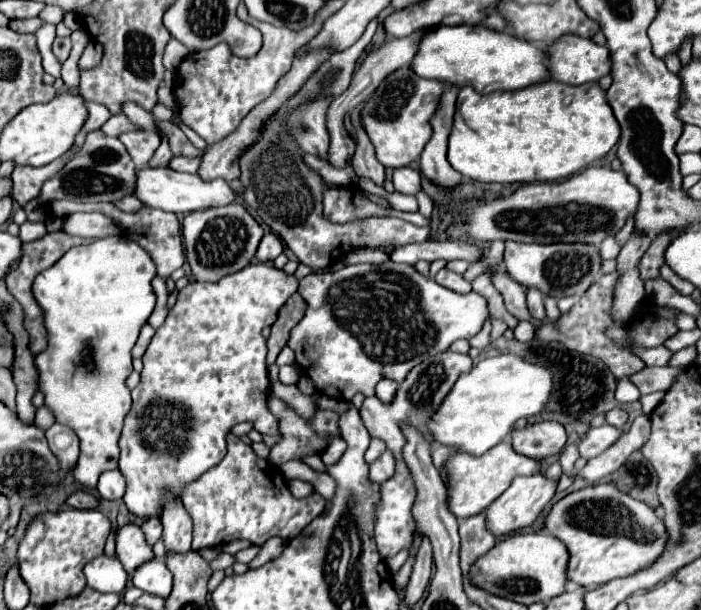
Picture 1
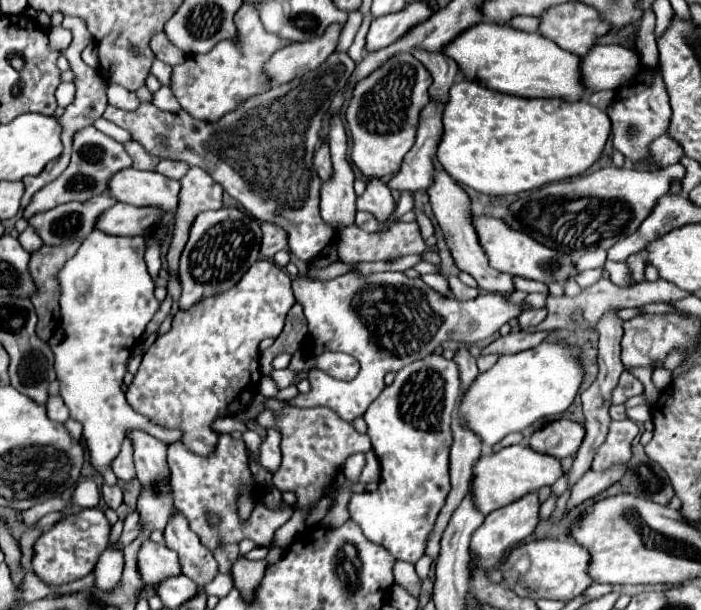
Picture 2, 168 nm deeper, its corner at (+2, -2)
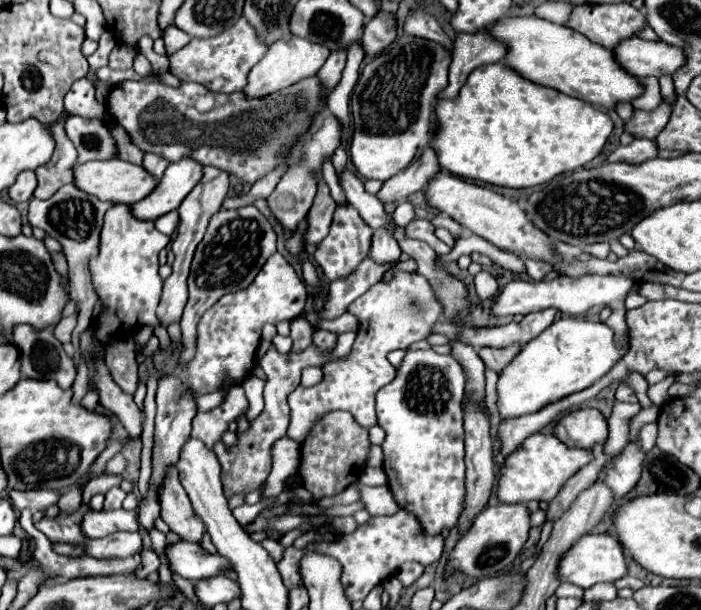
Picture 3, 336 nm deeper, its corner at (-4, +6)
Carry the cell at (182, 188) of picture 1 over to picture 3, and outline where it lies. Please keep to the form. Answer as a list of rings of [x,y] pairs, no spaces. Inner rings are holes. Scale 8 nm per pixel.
[[[108,159],[108,161],[92,161],[92,163],[84,163],[84,165],[76,165],[74,183],[76,183],[76,187],[80,187],[82,191],[88,191],[90,195],[98,197],[100,201],[132,205],[132,203],[144,199],[146,195],[150,195],[156,189],[156,185],[160,183],[160,179],[150,175],[140,165],[128,163],[122,159]]]

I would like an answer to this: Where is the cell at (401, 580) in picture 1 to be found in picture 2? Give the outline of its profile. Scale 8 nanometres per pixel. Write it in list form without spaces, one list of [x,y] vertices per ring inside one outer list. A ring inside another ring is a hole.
[[[440,353],[426,355],[408,367],[396,373],[392,385],[388,385],[368,407],[364,413],[364,421],[368,425],[368,437],[372,439],[372,449],[380,461],[380,483],[378,489],[368,493],[358,493],[350,497],[348,513],[354,523],[358,523],[364,535],[376,543],[386,547],[396,559],[416,563],[426,553],[426,539],[434,529],[434,519],[438,511],[442,511],[446,503],[446,495],[450,493],[450,439],[452,429],[452,411],[456,409],[460,397],[460,379],[458,367],[454,361],[444,359]]]

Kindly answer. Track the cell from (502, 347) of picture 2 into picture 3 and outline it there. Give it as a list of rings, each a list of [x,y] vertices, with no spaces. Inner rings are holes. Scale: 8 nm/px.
[[[510,345],[510,347],[502,347],[502,349],[496,349],[496,347],[480,347],[478,349],[478,355],[480,359],[486,363],[486,367],[494,369],[494,371],[500,371],[500,367],[504,367],[504,363],[508,363],[518,351],[522,349],[522,345]]]

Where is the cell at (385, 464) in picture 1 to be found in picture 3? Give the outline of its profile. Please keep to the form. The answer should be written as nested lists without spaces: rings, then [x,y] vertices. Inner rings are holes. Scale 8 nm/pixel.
[[[365,467],[359,481],[368,486],[383,486],[387,485],[386,473],[382,467]]]

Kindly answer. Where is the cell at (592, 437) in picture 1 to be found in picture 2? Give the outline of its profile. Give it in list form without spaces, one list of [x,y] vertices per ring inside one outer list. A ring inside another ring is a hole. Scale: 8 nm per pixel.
[[[630,419],[612,421],[610,433],[594,457],[592,471],[606,471],[620,463],[626,465],[632,457],[632,441],[636,435],[638,435],[638,425],[634,421]]]

